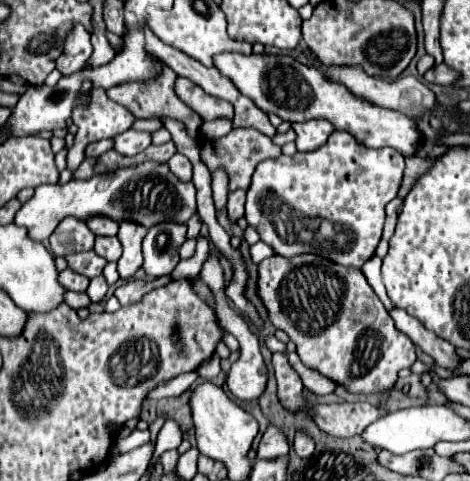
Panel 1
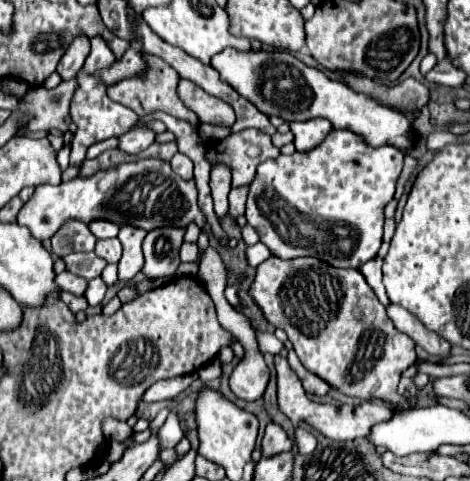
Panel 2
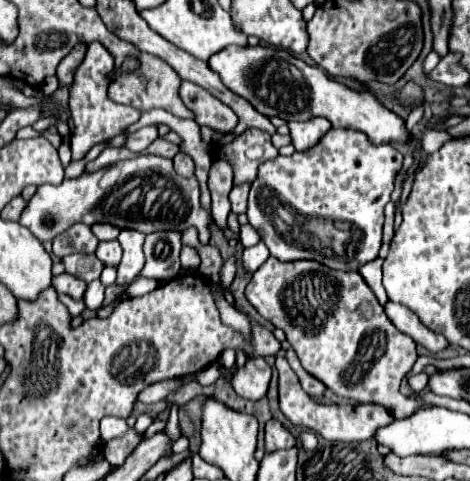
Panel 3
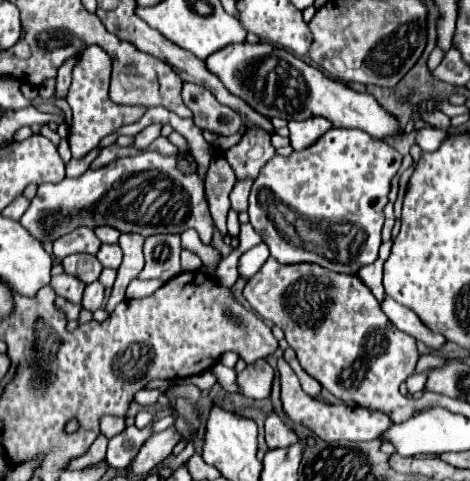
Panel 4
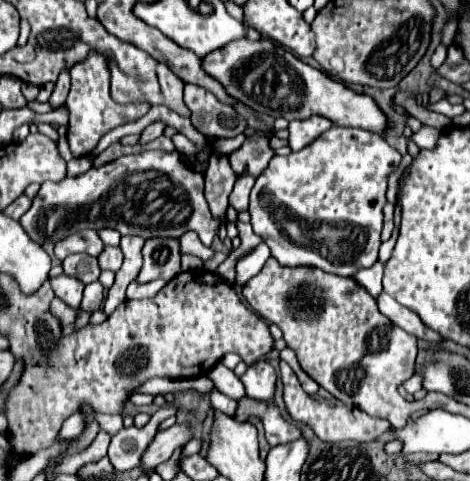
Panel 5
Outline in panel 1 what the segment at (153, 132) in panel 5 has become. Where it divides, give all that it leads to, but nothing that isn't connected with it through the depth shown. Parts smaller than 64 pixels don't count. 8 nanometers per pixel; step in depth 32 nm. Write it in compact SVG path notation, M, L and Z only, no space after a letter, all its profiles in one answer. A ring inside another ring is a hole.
M128 130L128 132L118 134L112 140L114 140L114 150L116 152L120 152L124 156L136 156L138 152L142 152L150 144L150 134Z

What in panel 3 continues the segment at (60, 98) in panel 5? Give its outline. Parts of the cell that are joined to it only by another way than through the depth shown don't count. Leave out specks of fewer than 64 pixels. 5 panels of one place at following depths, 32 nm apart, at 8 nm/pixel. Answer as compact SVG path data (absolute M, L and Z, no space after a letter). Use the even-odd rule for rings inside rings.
M76 44L76 48L72 48L72 52L68 56L64 56L64 60L58 64L56 76L60 78L60 86L70 84L74 80L74 72L82 64L86 50L88 50L88 44Z

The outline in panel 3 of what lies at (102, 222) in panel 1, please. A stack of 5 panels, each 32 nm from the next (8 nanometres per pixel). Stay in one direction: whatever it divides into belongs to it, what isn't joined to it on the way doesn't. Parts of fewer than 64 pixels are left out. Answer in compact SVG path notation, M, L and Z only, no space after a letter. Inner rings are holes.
M94 224L90 230L94 232L94 236L98 240L114 240L114 238L118 238L118 232L120 232L116 228L112 228L112 224Z

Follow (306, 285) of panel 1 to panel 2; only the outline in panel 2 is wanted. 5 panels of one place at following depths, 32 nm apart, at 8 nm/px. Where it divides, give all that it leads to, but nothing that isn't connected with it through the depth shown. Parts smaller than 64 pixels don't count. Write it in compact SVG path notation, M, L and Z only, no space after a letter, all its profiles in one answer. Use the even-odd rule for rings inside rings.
M270 256L256 270L252 296L270 324L288 334L300 362L310 372L348 396L378 396L396 402L398 410L406 408L396 386L402 370L416 362L414 342L394 328L386 308L358 270L332 268L314 256L296 260Z

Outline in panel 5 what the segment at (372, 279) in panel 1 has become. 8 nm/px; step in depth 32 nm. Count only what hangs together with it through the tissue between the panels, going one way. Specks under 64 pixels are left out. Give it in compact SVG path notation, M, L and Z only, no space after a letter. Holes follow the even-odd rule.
M380 260L370 266L370 268L360 268L354 276L356 276L356 282L360 282L360 286L364 286L374 298L382 294L382 264Z

